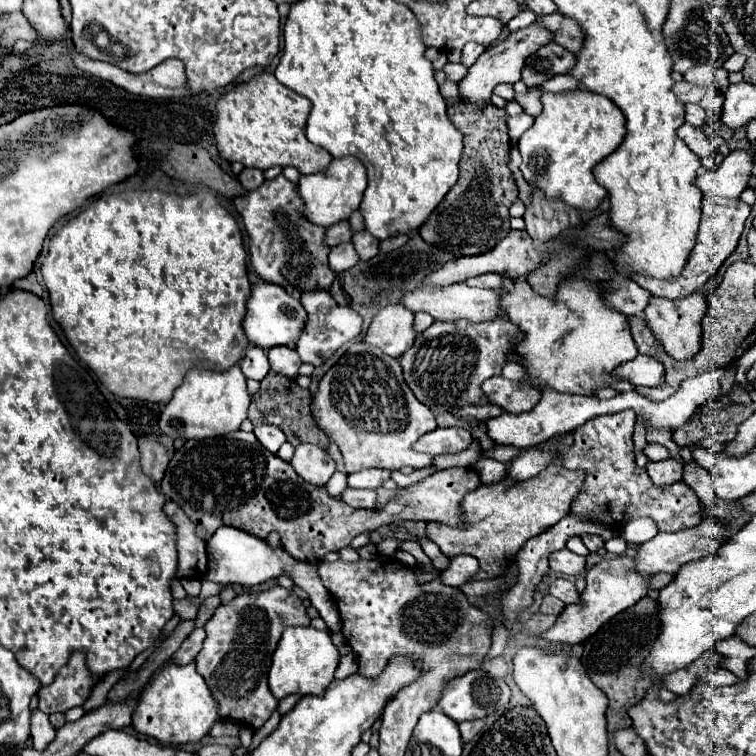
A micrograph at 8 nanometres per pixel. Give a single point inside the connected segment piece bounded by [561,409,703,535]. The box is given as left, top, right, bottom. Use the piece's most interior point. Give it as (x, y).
(615, 490)

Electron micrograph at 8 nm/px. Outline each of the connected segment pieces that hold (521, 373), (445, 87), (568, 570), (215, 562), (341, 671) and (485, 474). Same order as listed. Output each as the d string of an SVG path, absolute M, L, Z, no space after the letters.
M509 361L502 369L501 375L510 380L528 379L526 369L518 363Z
M445 81L443 85L439 85L439 91L445 99L457 99L461 97L461 91L459 91L459 83L453 83L453 81Z
M561 549L549 555L549 567L561 575L579 575L585 569L585 557L575 555L569 549Z
M221 527L215 531L215 535L207 541L207 557L209 557L209 565L207 565L207 571L201 577L201 581L213 581L217 585L253 587L253 585L261 585L269 579L277 579L281 575L287 575L293 579L293 583L297 587L301 587L309 593L311 605L315 605L321 619L327 623L329 631L337 633L341 629L335 601L331 599L329 591L323 587L319 573L315 571L315 565L309 565L305 561L297 561L295 557L285 553L285 549L281 549L281 547L271 549L265 539L259 539L251 533L245 533L245 531L235 529L235 527Z
M353 652L341 657L334 679L345 679L358 670L358 660Z
M481 457L481 461L475 463L475 471L481 477L481 485L493 485L493 483L503 481L505 469L507 469L507 465L499 463L495 459L487 459L487 457Z

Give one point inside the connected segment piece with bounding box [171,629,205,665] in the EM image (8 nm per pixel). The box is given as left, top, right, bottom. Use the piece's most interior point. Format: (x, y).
(192, 645)

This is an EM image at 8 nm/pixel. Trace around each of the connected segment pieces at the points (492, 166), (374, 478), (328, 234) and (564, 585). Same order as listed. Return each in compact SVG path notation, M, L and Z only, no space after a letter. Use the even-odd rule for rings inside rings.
M459 101L457 105L447 107L447 115L455 123L455 127L463 133L463 155L459 161L459 179L453 185L453 189L445 195L443 203L435 209L435 213L429 215L427 223L419 229L421 237L455 257L465 255L479 255L489 249L493 249L505 235L509 233L509 207L519 199L519 191L513 179L513 173L509 171L509 135L507 135L507 113L503 107L495 107L493 103L485 103L483 107L477 107L469 101Z
M365 469L349 475L347 481L349 481L349 487L355 487L355 489L377 489L389 477L391 477L391 471L387 469Z
M341 221L325 231L325 245L327 247L335 247L337 243L343 243L343 241L351 241L351 229L349 229L347 221Z
M555 579L551 585L551 595L561 599L565 605L581 605L581 595L577 593L577 589L571 581Z

